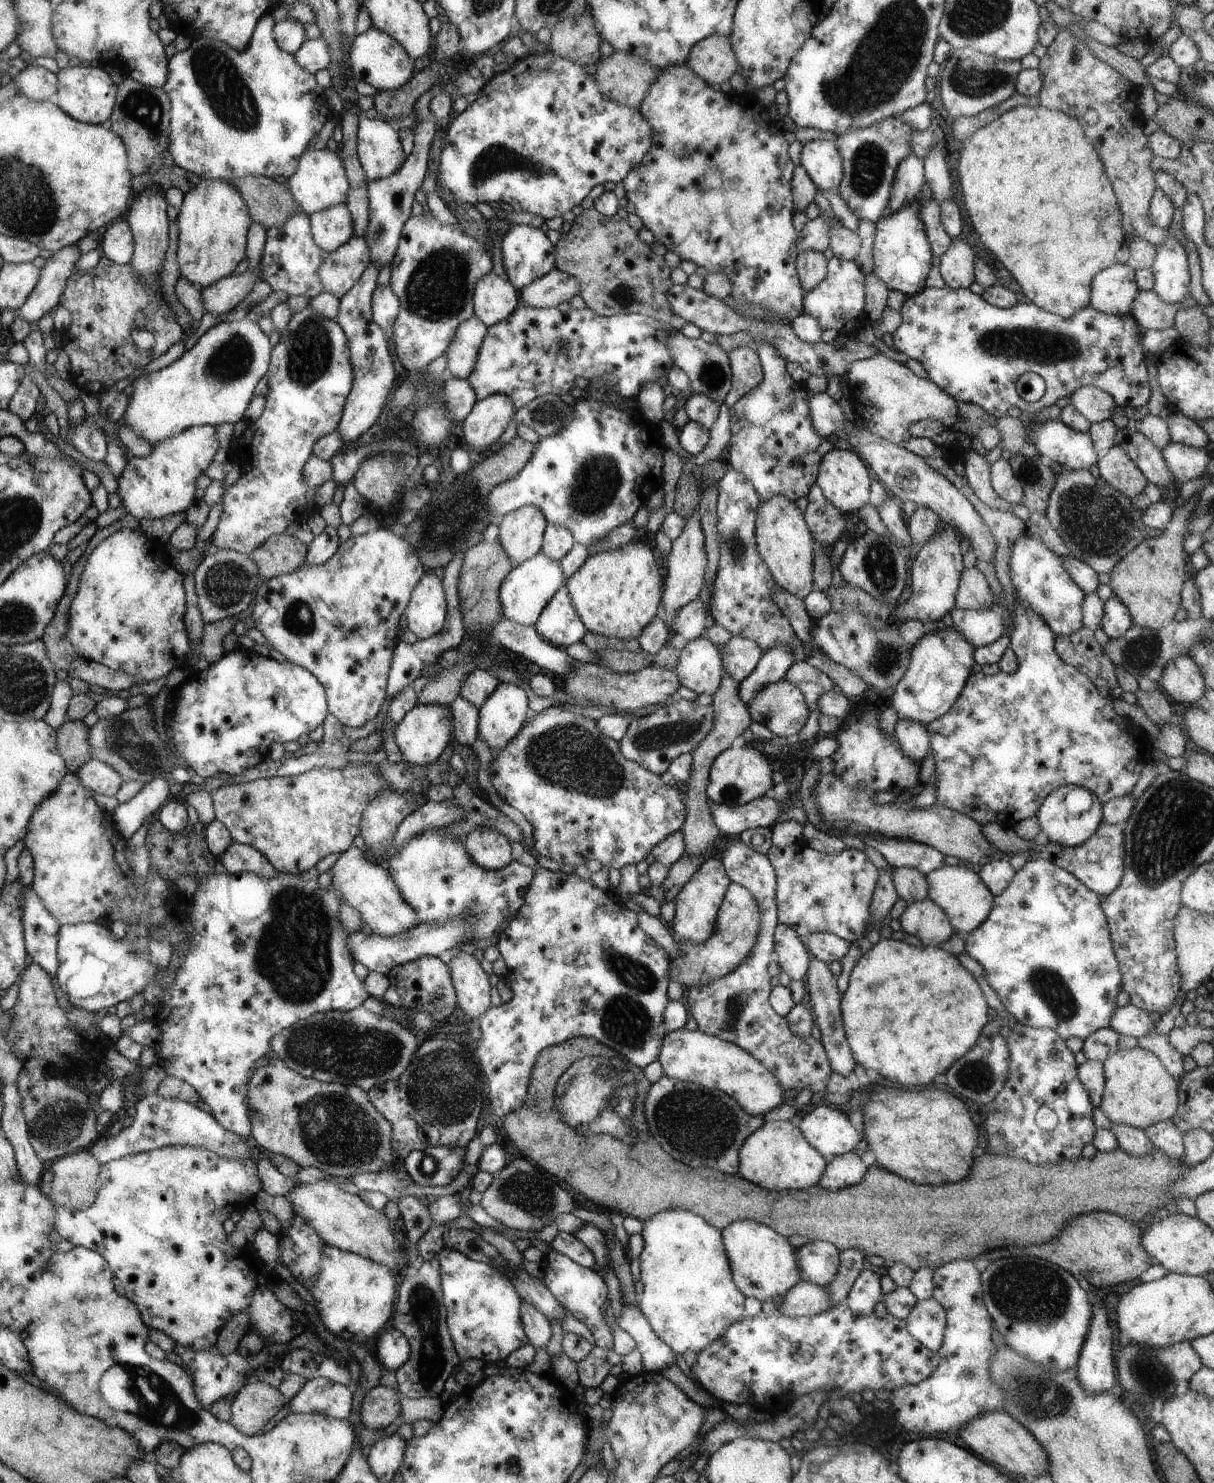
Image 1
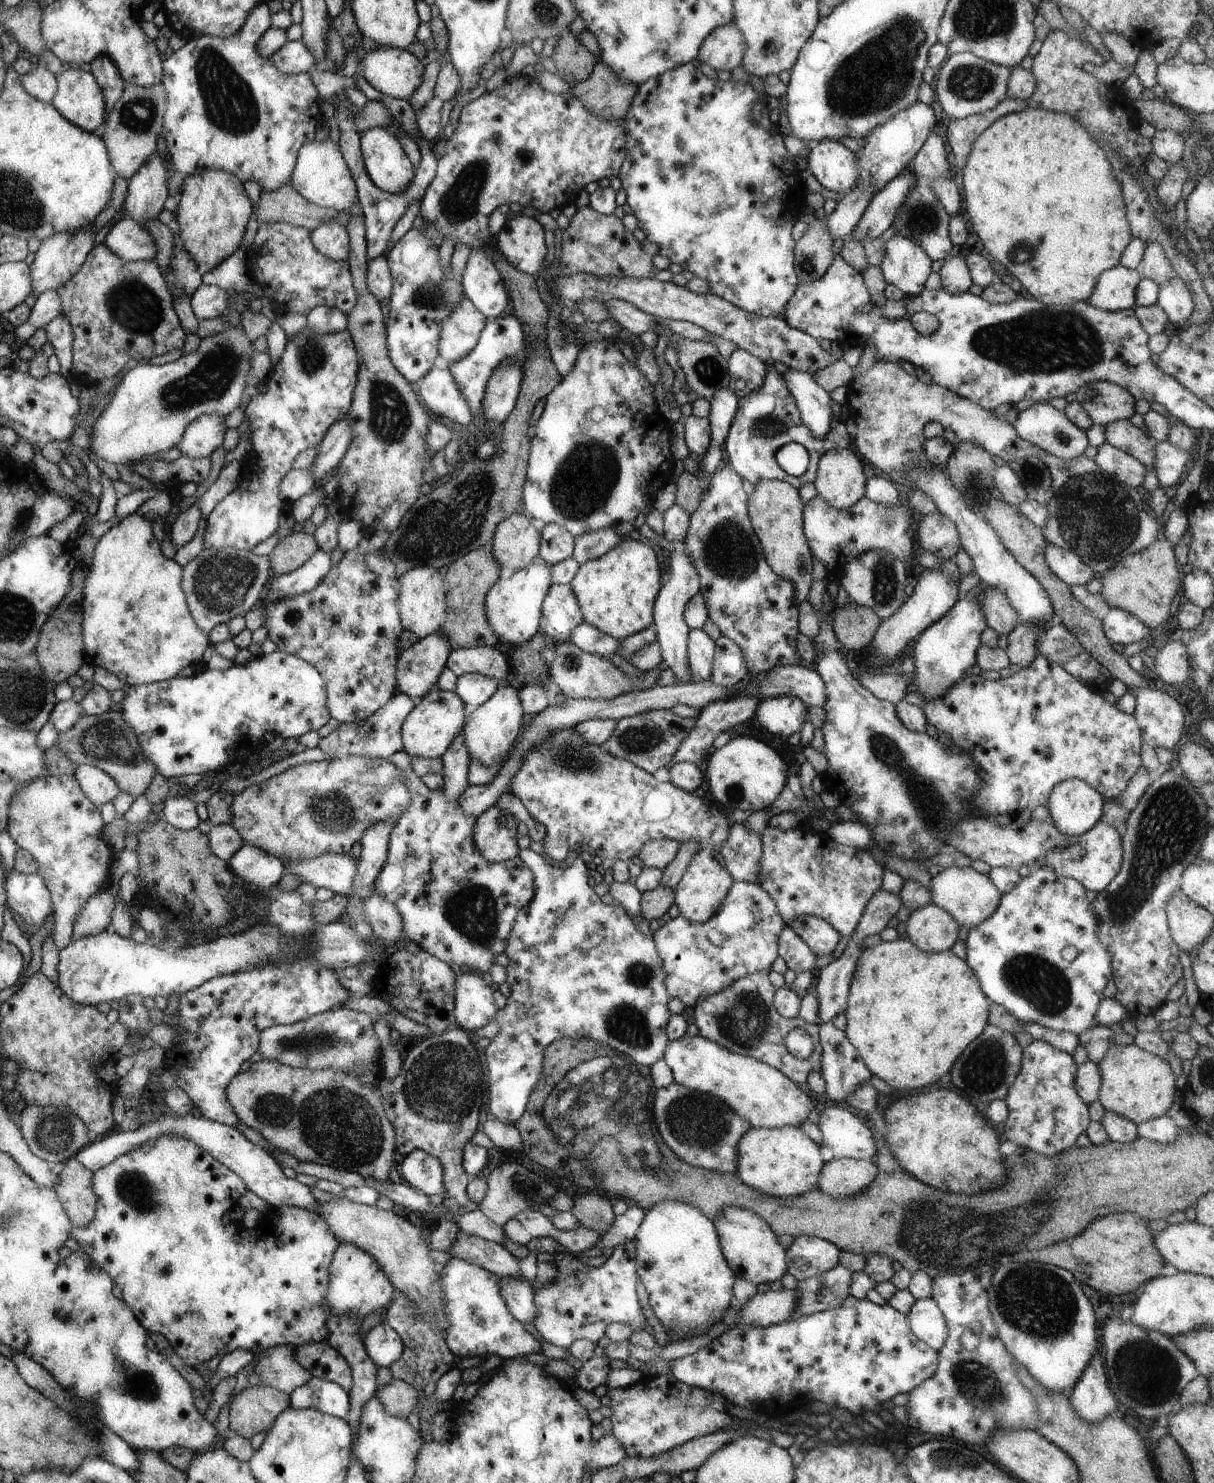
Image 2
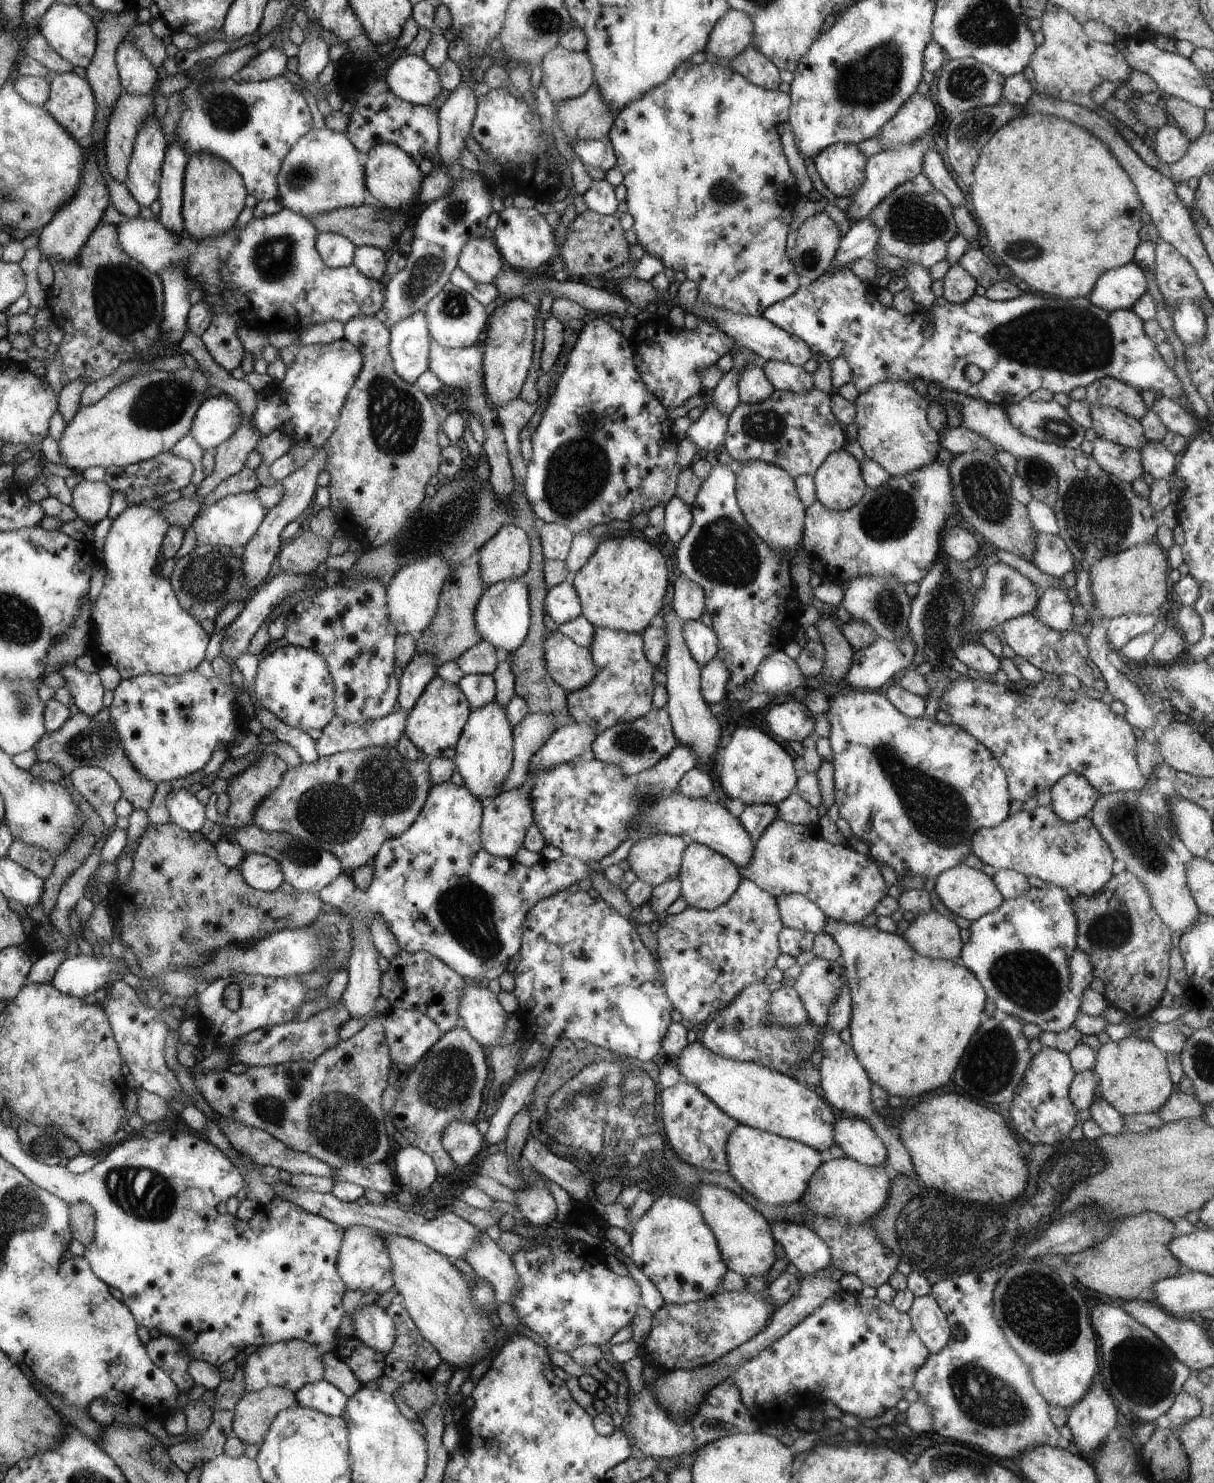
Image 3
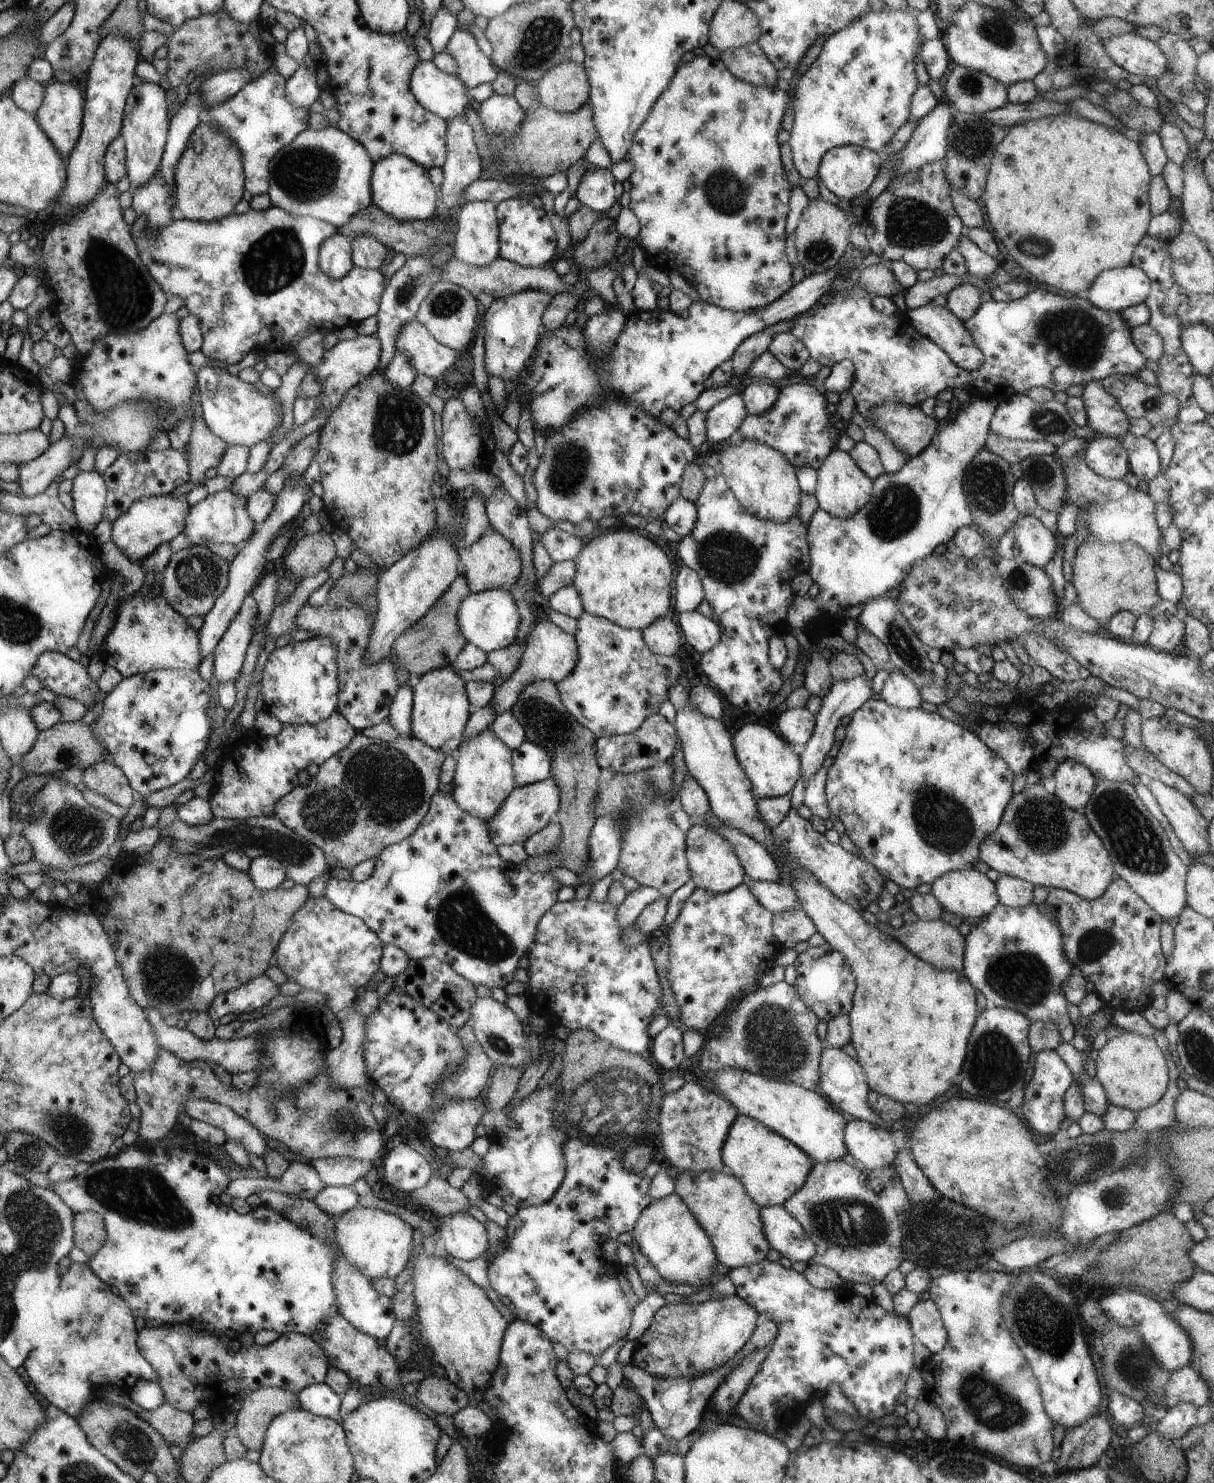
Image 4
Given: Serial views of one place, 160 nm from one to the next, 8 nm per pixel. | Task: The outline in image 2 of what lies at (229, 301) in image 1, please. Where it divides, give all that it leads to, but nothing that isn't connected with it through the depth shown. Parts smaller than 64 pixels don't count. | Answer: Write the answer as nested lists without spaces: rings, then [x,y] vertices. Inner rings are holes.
[[[200,285],[190,296],[191,309],[199,320],[212,320],[228,313],[228,293],[215,285]]]

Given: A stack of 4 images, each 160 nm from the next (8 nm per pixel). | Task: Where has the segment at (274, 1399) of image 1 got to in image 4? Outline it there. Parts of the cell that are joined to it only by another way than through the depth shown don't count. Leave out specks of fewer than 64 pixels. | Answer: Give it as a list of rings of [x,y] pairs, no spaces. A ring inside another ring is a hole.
[[[260,1387],[244,1395],[241,1409],[235,1416],[232,1433],[247,1450],[262,1450],[268,1425],[289,1410],[299,1409],[299,1397],[278,1387]]]

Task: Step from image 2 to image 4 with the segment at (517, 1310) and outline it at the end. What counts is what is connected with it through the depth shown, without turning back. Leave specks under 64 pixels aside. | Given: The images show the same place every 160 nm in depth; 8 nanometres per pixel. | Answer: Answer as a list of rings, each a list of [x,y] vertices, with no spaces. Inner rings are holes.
[[[460,1211],[439,1217],[437,1230],[440,1243],[445,1248],[442,1253],[449,1254],[454,1258],[471,1260],[486,1254],[489,1250],[489,1236],[485,1224],[480,1223],[468,1211]]]

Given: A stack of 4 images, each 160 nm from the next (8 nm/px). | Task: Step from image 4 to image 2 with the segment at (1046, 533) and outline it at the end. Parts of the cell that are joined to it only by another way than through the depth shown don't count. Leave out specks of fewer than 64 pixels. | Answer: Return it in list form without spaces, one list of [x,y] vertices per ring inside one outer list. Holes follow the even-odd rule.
[[[1050,542],[1044,549],[1044,560],[1050,570],[1069,587],[1084,585],[1094,578],[1094,570],[1071,550],[1056,546]]]

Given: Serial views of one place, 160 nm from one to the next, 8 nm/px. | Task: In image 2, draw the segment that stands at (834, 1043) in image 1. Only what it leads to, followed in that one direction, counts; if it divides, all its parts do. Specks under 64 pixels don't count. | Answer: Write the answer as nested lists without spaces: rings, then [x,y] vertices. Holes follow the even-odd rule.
[[[832,1021],[819,1024],[819,1041],[825,1092],[836,1104],[844,1105],[862,1083],[870,1081],[872,1074],[845,1032],[836,1028]]]

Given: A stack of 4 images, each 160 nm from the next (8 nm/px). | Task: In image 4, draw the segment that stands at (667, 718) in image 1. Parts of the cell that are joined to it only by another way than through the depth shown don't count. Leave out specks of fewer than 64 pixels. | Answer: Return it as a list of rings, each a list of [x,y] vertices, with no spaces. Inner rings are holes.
[[[660,714],[652,715],[634,732],[597,738],[595,742],[597,763],[600,768],[606,768],[606,770],[612,770],[615,773],[628,774],[649,769],[672,757],[676,752],[678,738],[673,722],[669,722]]]

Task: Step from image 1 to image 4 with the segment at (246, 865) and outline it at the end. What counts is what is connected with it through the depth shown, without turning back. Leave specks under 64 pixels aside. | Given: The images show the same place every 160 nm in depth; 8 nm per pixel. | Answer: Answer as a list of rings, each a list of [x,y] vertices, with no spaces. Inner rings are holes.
[[[264,855],[251,859],[247,873],[260,890],[275,889],[287,878],[286,867],[274,857]]]

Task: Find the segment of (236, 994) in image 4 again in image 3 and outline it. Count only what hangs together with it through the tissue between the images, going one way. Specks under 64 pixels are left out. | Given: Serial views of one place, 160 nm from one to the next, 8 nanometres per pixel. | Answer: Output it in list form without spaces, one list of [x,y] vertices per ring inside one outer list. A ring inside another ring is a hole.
[[[230,975],[210,982],[210,984],[197,993],[199,1002],[198,1022],[202,1034],[213,1040],[210,1050],[224,1053],[224,1059],[234,1060],[229,1052],[238,1045],[238,1040],[251,1033],[254,1029],[279,1025],[292,1021],[300,1007],[305,1002],[304,996],[309,989],[299,981],[297,976],[267,977],[262,975]],[[236,983],[240,986],[240,1006],[236,1011],[230,1011],[223,1002],[222,993],[228,985]]]

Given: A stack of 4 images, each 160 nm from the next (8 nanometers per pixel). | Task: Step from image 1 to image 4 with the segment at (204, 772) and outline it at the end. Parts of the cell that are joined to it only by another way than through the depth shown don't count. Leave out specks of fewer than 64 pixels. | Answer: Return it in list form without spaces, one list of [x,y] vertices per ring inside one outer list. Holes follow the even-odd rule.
[[[313,637],[305,641],[291,640],[286,646],[267,650],[267,662],[264,666],[259,690],[262,693],[266,709],[284,725],[318,725],[338,709],[339,704],[339,651],[332,637]],[[156,669],[123,677],[104,698],[101,715],[91,724],[91,731],[111,754],[113,763],[123,770],[134,792],[146,798],[186,779],[198,757],[204,755],[211,733],[209,708],[212,703],[210,685],[202,681],[196,669]]]

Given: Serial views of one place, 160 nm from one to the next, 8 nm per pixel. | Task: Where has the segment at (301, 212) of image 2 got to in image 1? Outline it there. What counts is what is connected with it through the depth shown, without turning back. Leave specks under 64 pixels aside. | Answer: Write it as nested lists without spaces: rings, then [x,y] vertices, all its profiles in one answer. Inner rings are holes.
[[[254,175],[233,180],[231,183],[246,199],[252,220],[265,229],[281,227],[292,215],[301,212],[287,183]]]

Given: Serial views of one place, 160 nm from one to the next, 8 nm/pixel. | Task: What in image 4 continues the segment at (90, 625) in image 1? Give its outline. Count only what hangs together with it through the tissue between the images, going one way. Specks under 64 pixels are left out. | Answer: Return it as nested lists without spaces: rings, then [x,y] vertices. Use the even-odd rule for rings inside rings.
[[[158,495],[139,498],[112,523],[111,540],[133,563],[140,562],[155,552],[159,546],[170,543],[186,528],[191,505],[186,498]],[[134,594],[118,607],[114,628],[98,649],[96,658],[114,667],[123,677],[146,674],[156,669],[194,670],[200,664],[200,634],[160,596],[149,598]]]

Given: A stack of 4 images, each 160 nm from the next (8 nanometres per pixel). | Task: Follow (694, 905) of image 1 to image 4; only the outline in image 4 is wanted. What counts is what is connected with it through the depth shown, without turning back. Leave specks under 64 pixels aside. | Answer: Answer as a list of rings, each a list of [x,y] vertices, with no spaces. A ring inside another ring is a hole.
[[[709,824],[692,825],[686,832],[686,856],[691,870],[691,879],[696,888],[714,894],[722,894],[740,886],[746,878],[740,859],[737,857],[730,841],[718,834]]]

